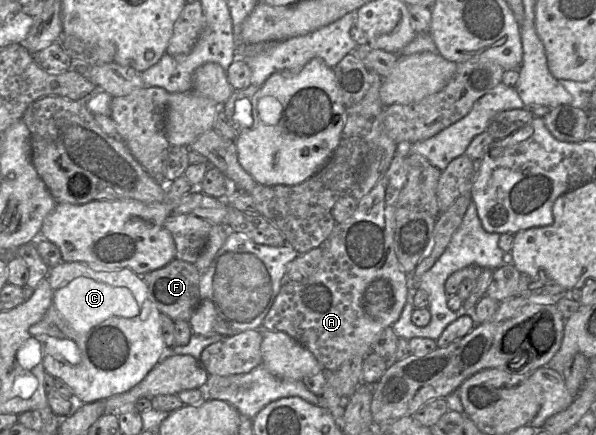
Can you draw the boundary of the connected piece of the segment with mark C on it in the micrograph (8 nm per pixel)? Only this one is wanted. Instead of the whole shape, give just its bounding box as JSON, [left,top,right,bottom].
[29,262,165,404]

